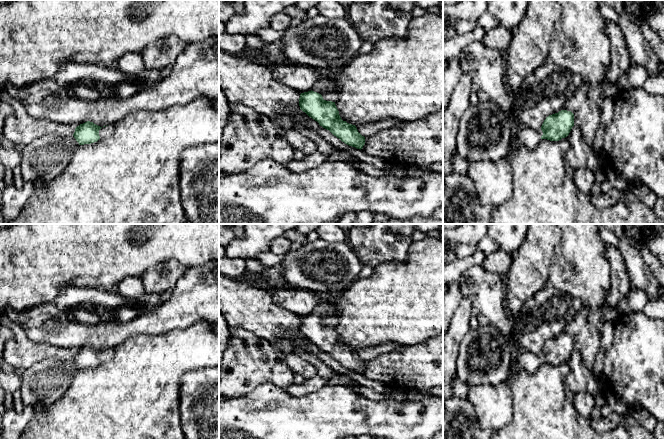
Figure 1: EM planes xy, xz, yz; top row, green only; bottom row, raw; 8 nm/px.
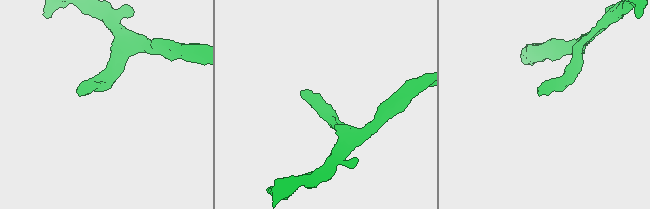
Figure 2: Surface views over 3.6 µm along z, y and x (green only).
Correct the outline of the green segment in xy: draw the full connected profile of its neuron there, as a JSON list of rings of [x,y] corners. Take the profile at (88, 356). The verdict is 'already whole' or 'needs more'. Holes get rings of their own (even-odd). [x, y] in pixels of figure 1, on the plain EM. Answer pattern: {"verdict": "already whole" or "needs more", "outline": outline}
{"verdict": "needs more", "outline": [[[87,345],[75,352],[73,360],[79,369],[84,369],[106,363],[112,360],[114,355],[114,349],[100,351],[93,346]]]}

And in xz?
{"verdict": "needs more", "outline": [[[320,299],[311,315],[300,318],[299,330],[303,336],[342,366],[361,374],[365,368],[365,361],[358,356],[355,349],[341,343],[335,329],[338,323],[339,317],[334,305]]]}

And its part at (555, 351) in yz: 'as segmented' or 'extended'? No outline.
extended

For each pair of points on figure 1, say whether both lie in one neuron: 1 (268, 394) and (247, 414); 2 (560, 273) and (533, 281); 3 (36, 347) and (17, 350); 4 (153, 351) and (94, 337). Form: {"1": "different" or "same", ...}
{"1": "same", "2": "different", "3": "same", "4": "different"}

